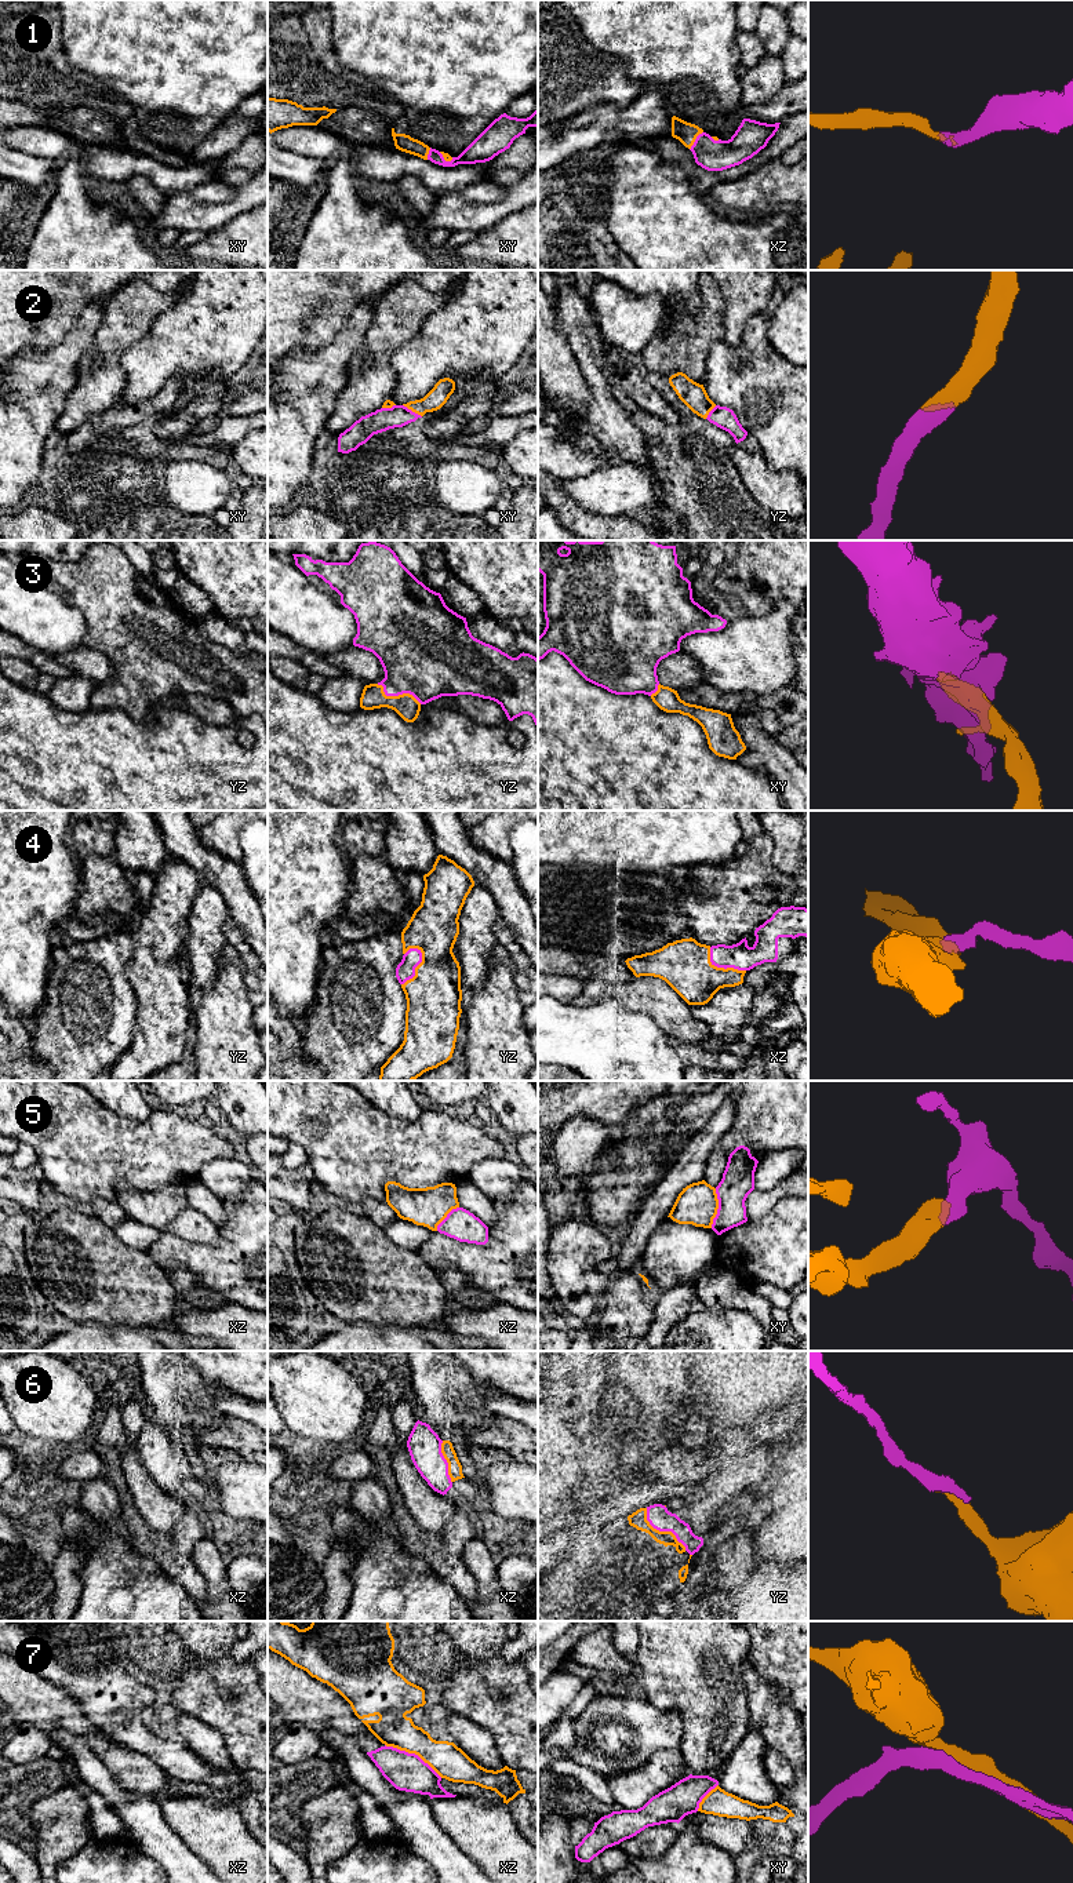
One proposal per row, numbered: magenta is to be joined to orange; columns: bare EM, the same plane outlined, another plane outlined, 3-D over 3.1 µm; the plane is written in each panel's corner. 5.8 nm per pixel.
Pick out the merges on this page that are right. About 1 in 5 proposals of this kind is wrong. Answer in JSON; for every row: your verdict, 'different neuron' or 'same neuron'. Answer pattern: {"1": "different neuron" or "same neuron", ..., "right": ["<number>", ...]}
{"1": "same neuron", "2": "same neuron", "3": "same neuron", "4": "same neuron", "5": "different neuron", "6": "same neuron", "7": "different neuron", "right": ["1", "2", "3", "4", "6"]}

